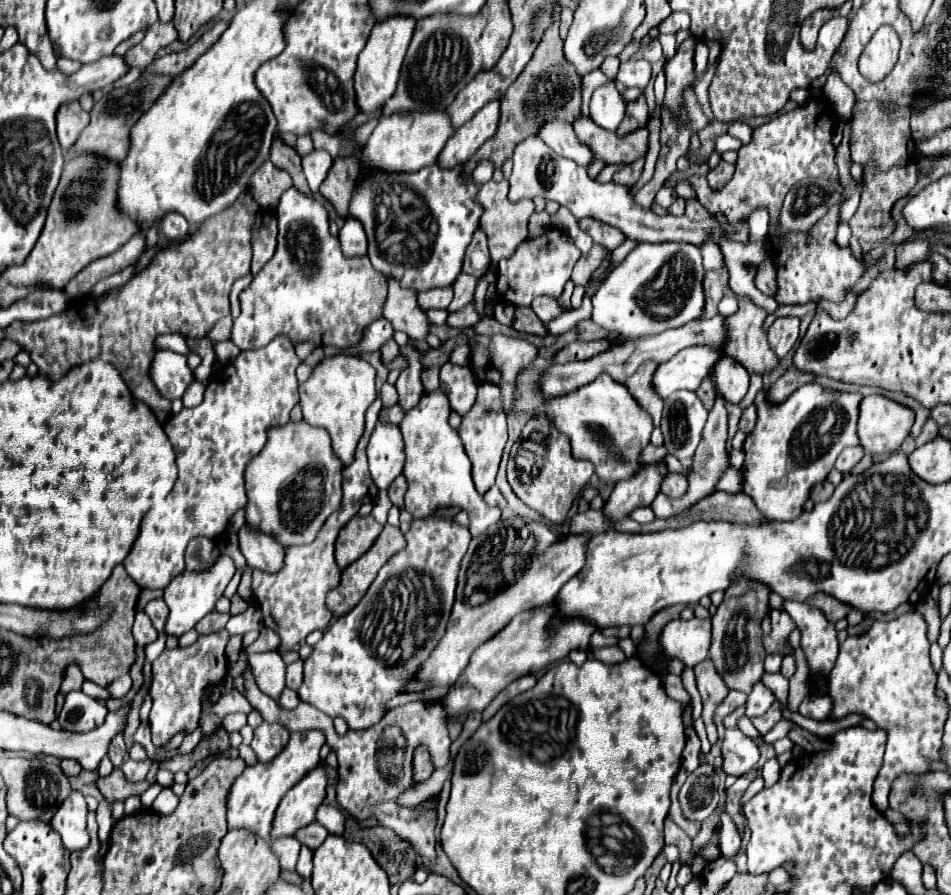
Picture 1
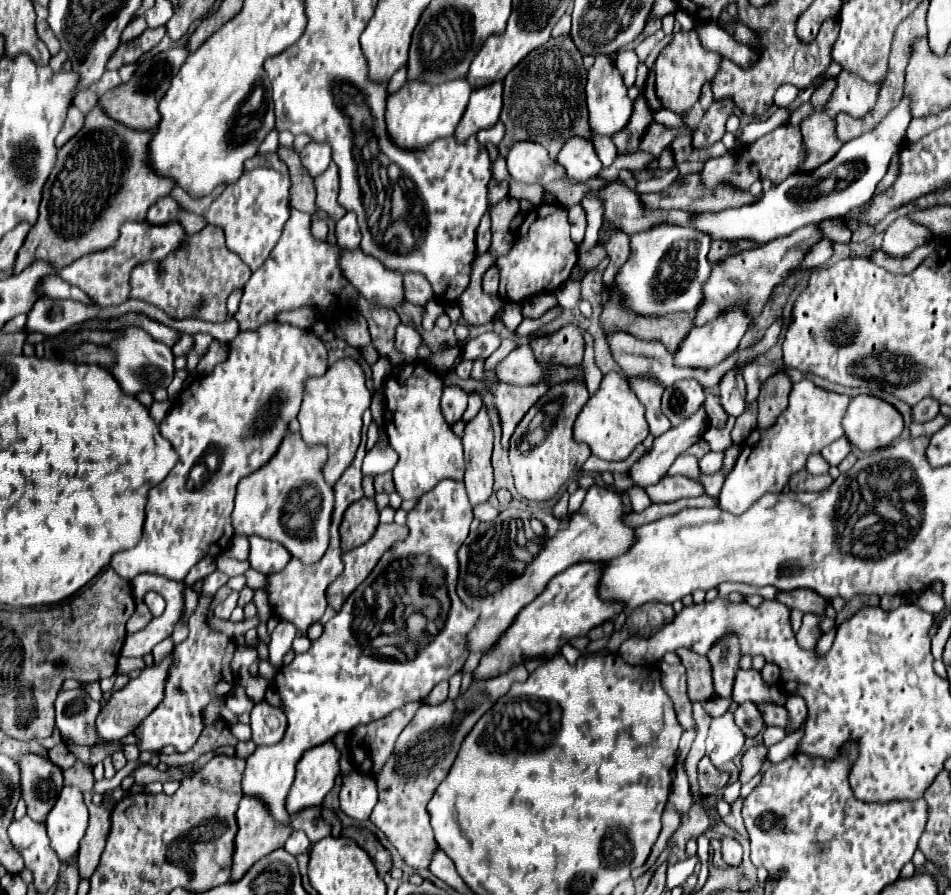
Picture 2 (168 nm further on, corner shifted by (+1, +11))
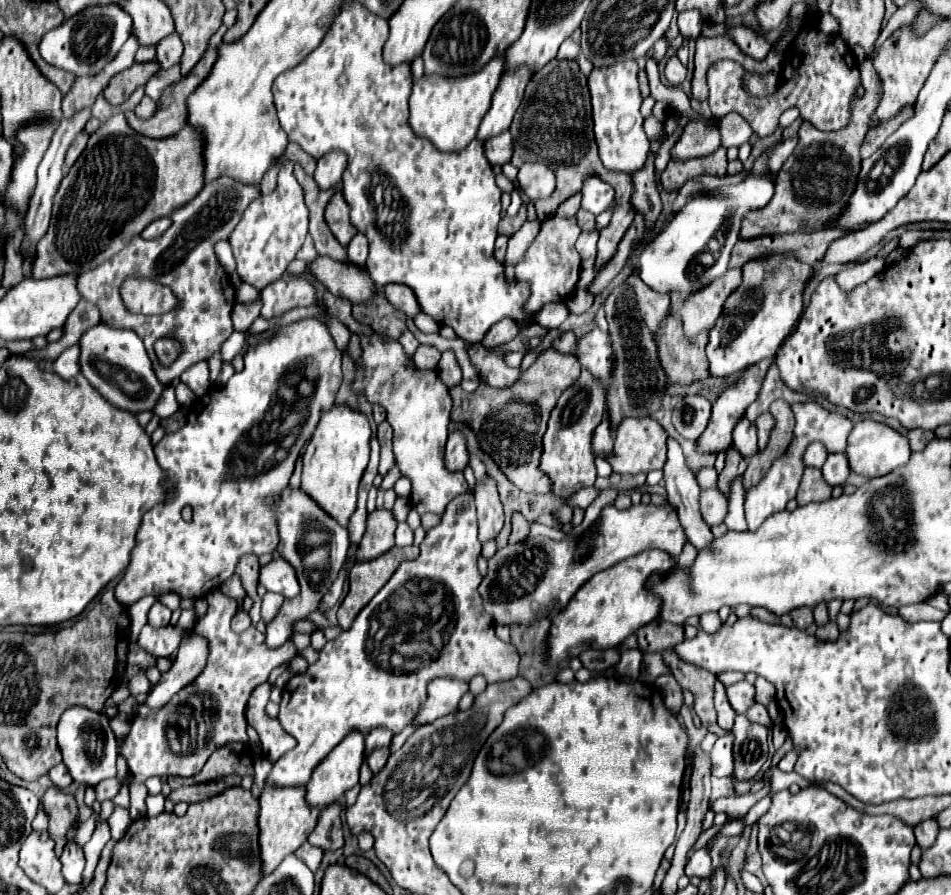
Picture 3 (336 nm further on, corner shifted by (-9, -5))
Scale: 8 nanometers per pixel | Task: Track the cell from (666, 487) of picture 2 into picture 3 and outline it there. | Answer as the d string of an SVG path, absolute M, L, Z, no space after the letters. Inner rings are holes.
M717 488L701 492L701 514L709 526L721 524L725 520L727 512L729 512L727 498L721 496L721 492L717 492Z

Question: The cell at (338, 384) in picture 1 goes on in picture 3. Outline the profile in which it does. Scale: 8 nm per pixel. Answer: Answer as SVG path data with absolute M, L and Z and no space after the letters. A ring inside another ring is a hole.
M333 406L329 412L323 412L311 442L303 450L301 490L343 528L347 528L357 508L357 488L369 462L369 438L371 428L365 414L347 406Z

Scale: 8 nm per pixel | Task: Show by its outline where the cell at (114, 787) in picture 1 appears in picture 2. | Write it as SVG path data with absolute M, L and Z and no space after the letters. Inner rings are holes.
M145 764L145 766L141 766L141 768L137 768L137 770L133 770L131 772L131 776L135 778L135 784L141 784L141 786L147 786L147 784L151 784L151 782L165 782L167 780L167 774L169 772L159 772L157 768L153 768L153 766L149 766L149 764Z

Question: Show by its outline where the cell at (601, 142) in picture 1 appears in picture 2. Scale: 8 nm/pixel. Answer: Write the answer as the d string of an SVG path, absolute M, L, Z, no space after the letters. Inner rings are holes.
M651 122L649 128L645 130L641 142L639 142L639 150L649 152L649 154L653 154L653 156L657 158L659 152L661 152L665 146L669 146L675 136L677 136L677 134L675 134L671 128L661 126L661 124L657 124L657 122Z

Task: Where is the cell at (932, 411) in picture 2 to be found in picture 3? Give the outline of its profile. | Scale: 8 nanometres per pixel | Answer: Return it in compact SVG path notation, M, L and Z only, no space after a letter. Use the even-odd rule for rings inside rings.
M909 430L907 438L909 438L911 450L921 450L929 440L935 438L935 434L933 432L927 432L927 430Z

